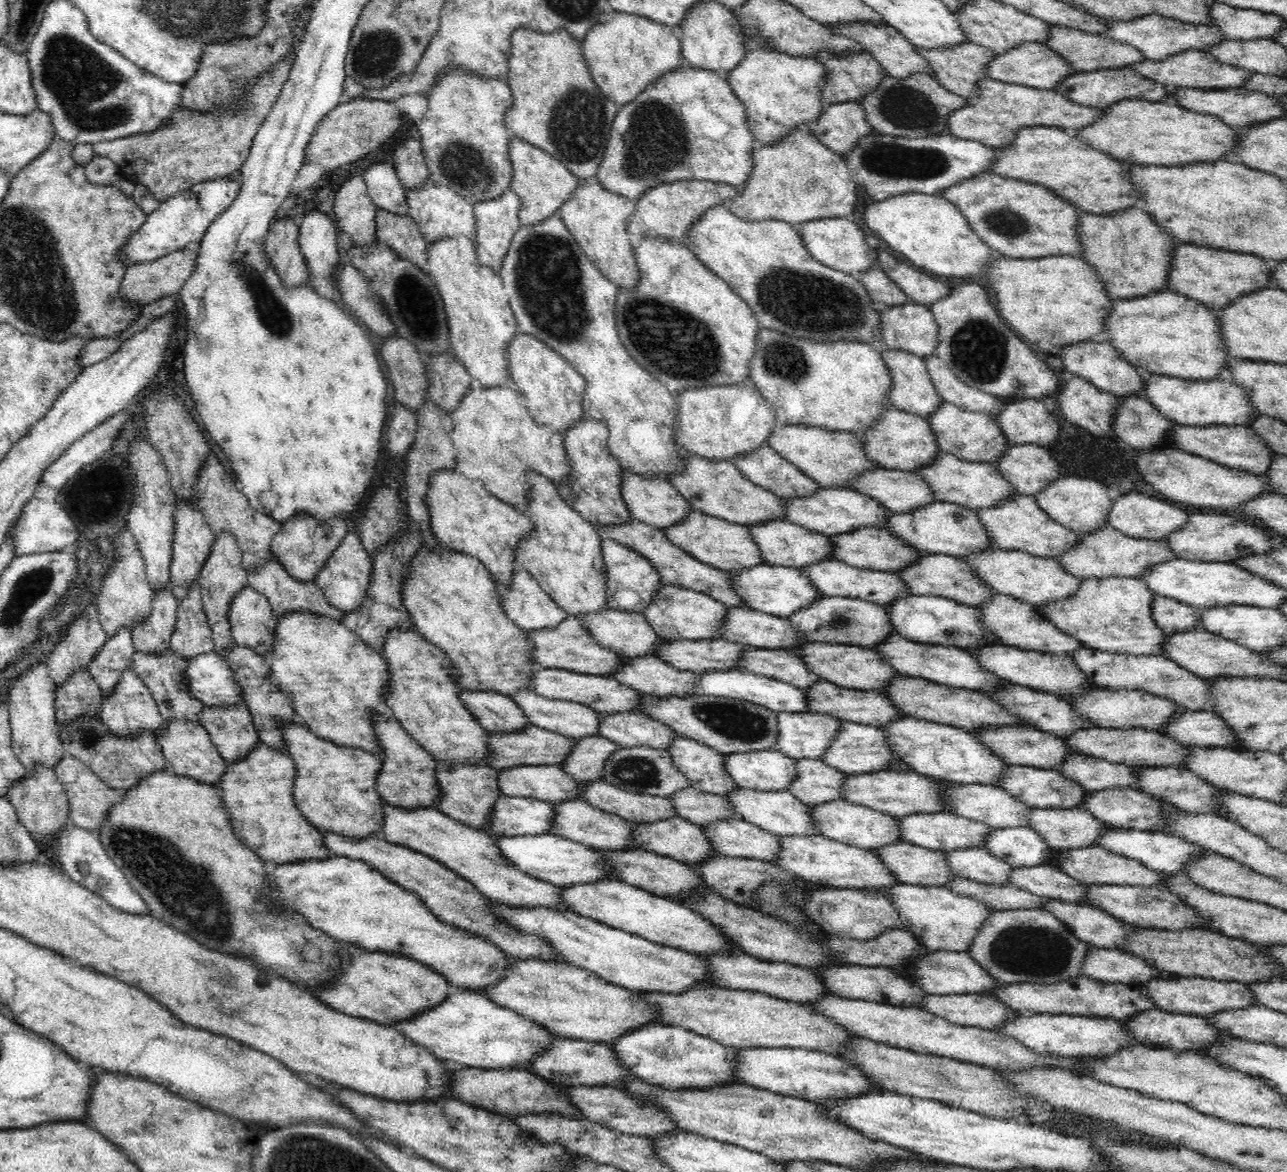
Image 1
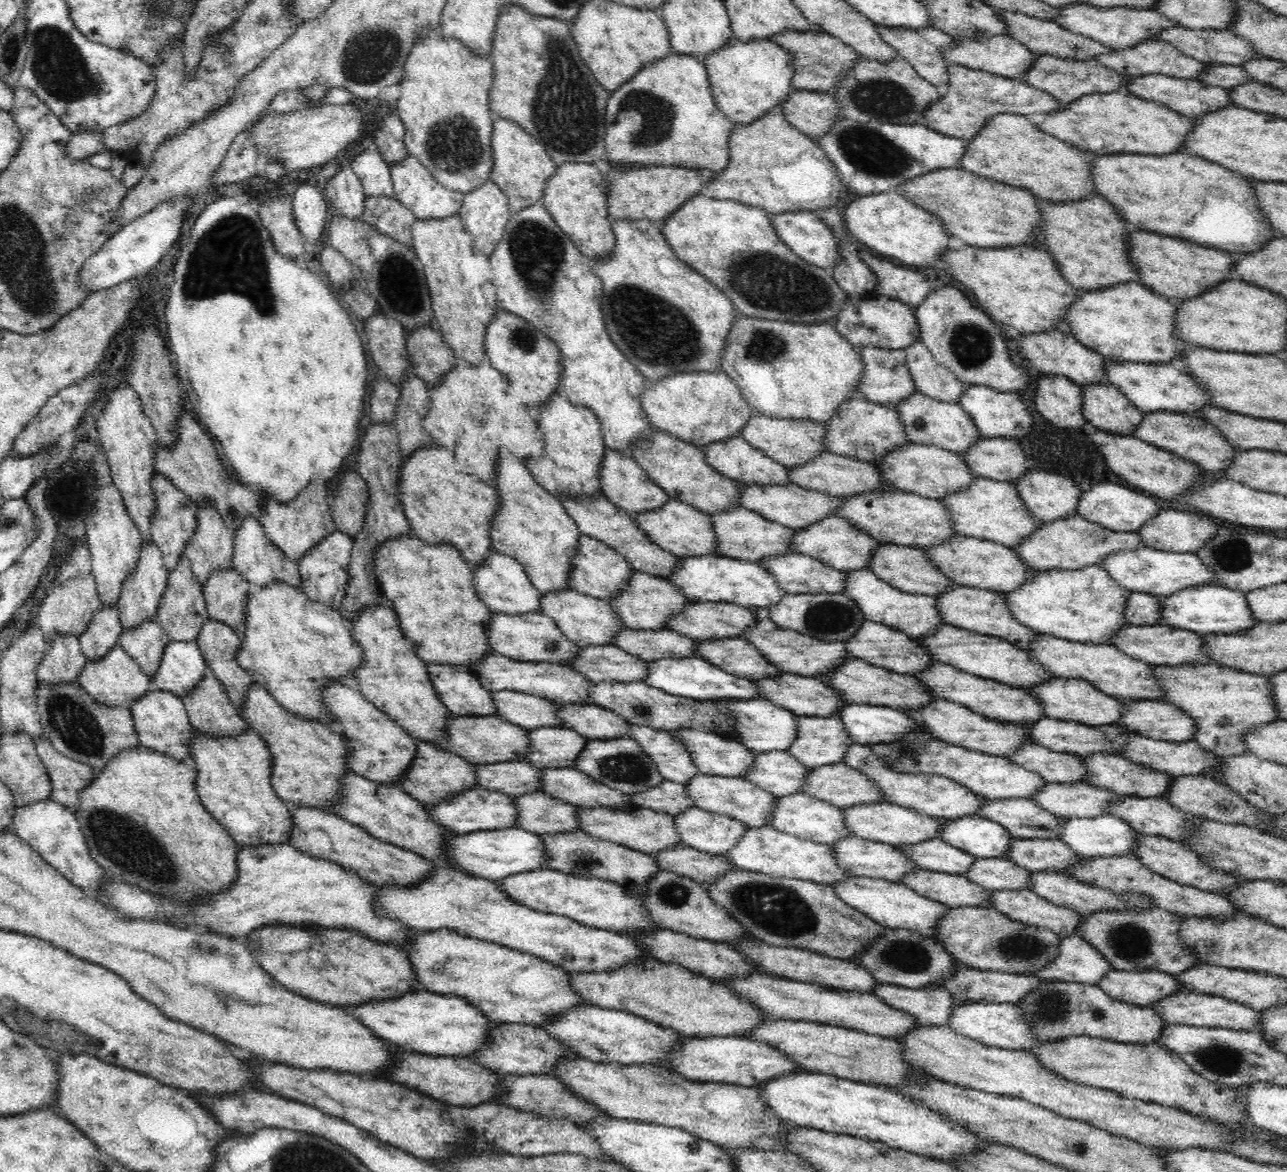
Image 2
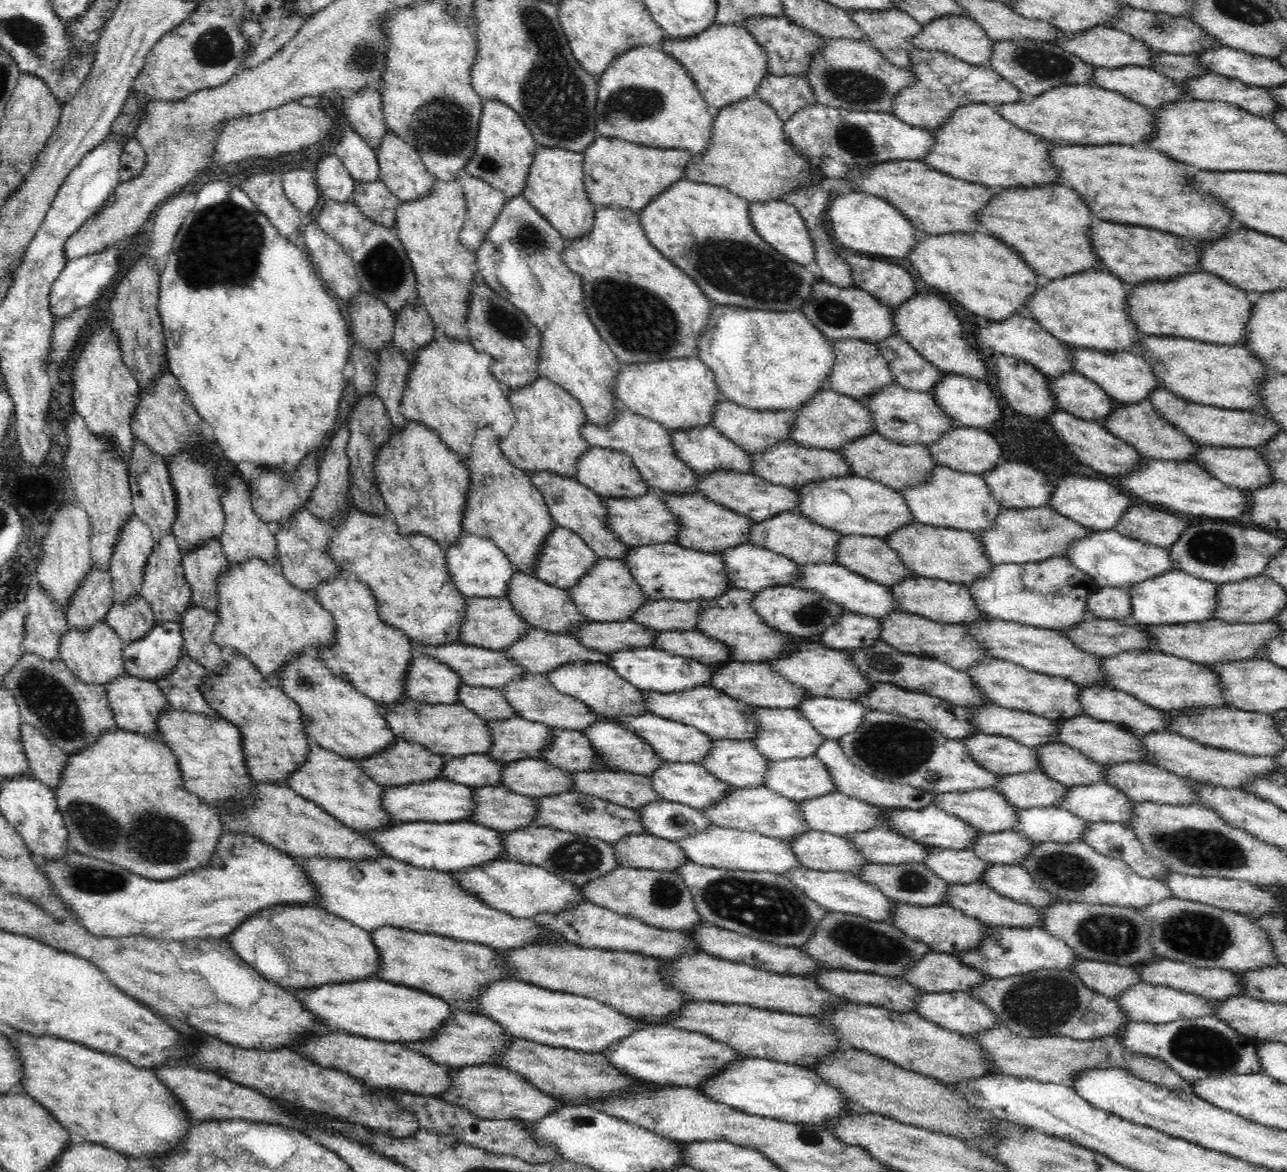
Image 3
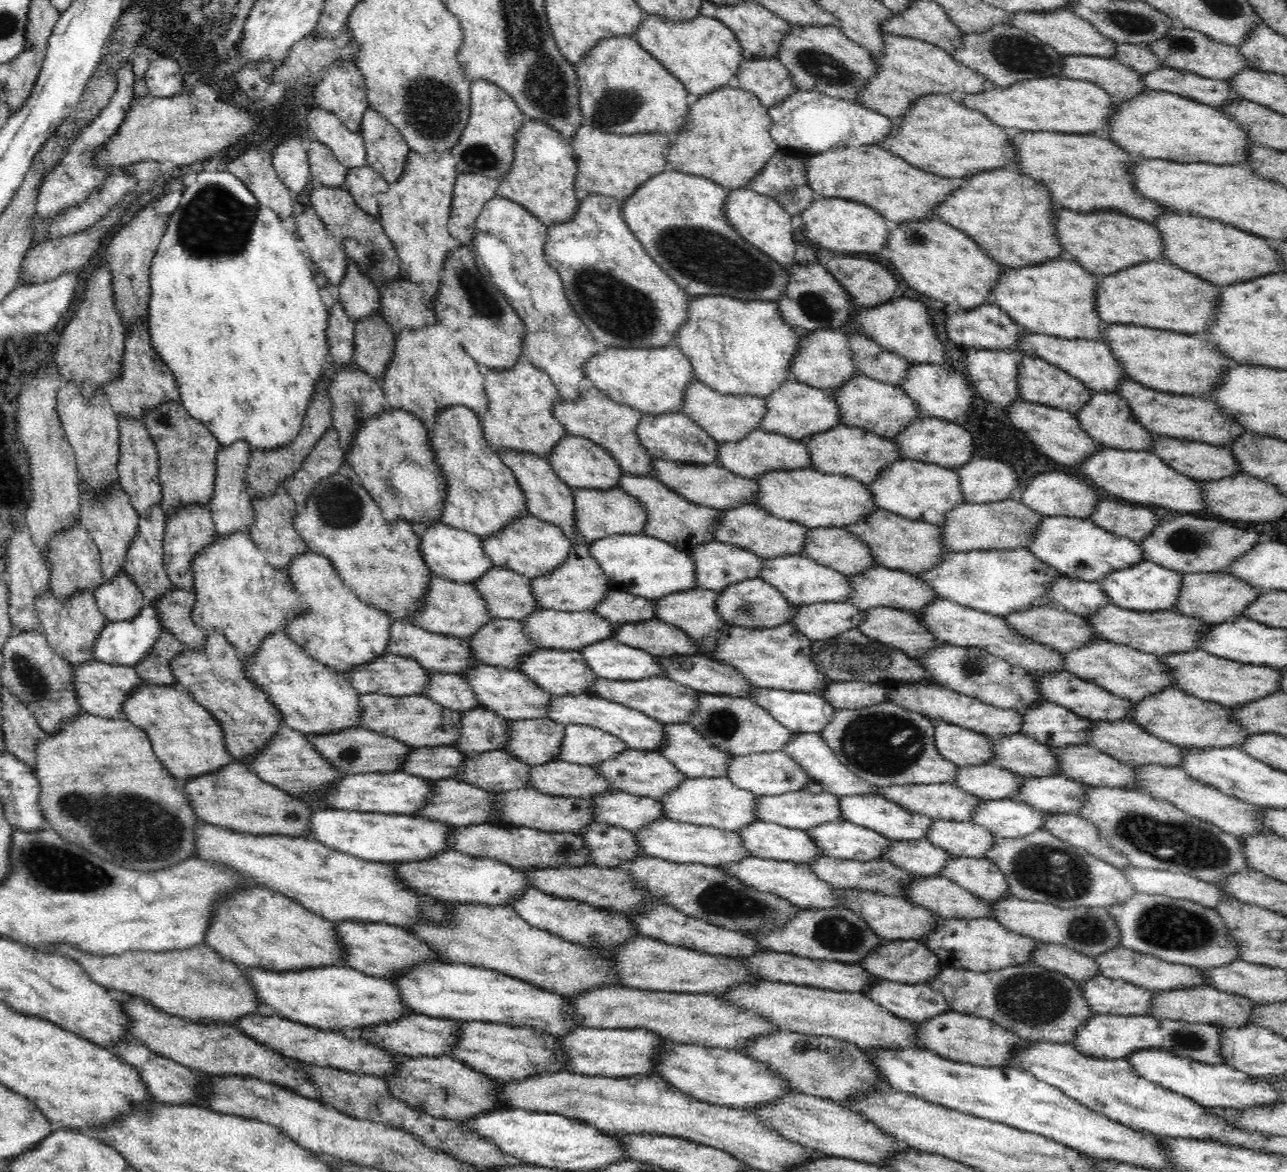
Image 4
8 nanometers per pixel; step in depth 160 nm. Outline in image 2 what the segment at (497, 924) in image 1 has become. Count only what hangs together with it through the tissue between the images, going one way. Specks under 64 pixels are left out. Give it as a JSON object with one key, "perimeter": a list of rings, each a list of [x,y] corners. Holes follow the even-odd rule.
{"perimeter":[[[308,805],[290,806],[290,809],[293,827],[289,834],[289,846],[310,857],[338,863],[342,869],[374,886],[412,886],[424,882],[436,868],[432,861],[402,847],[381,842],[362,827],[332,811]]]}

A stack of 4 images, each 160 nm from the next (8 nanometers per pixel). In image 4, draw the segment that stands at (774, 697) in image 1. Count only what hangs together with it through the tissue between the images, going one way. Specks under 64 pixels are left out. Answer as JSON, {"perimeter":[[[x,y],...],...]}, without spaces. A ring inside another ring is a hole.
{"perimeter":[[[613,639],[594,642],[579,651],[598,677],[637,681],[652,675],[663,676],[658,658]]]}

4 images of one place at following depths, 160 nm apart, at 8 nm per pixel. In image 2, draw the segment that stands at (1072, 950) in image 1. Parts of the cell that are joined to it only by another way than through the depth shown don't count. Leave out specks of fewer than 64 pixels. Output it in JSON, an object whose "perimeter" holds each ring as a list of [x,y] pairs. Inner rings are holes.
{"perimeter":[[[974,906],[952,908],[942,922],[938,922],[934,936],[959,964],[1018,975],[1034,974],[1057,959],[1061,938],[1062,935],[1047,928],[1026,926],[989,907]]]}

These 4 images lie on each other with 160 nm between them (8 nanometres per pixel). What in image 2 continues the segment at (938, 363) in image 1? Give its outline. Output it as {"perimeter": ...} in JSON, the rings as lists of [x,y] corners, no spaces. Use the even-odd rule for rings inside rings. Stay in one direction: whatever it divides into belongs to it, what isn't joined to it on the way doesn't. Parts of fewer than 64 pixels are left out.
{"perimeter":[[[922,341],[904,349],[916,391],[942,402],[958,402],[968,385],[942,367]]]}

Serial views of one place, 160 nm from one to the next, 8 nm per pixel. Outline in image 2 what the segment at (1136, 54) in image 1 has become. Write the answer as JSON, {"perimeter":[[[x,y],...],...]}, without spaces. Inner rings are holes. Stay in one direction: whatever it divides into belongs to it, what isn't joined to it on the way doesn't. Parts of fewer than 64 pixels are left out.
{"perimeter":[[[999,9],[1000,17],[1006,23],[1006,35],[1014,40],[1020,41],[1028,50],[1036,55],[1054,55],[1065,59],[1088,60],[1094,59],[1099,54],[1113,51],[1110,46],[1106,46],[1094,39],[1074,34],[1064,27],[1060,27],[1056,22],[1044,21],[1038,18],[1031,18],[1026,14],[1018,14],[1014,11]]]}

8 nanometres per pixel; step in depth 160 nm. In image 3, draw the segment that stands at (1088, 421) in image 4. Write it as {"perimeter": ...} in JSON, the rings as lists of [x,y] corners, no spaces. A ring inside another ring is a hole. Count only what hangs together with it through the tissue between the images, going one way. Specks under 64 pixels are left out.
{"perimeter":[[[1148,400],[1134,402],[1134,404],[1119,404],[1114,412],[1110,413],[1105,420],[1100,421],[1100,424],[1108,430],[1108,433],[1120,438],[1150,459],[1193,462],[1197,457],[1195,452],[1200,448],[1197,442],[1186,437],[1182,431],[1178,431],[1170,423],[1166,423],[1165,418],[1154,411],[1152,402]]]}

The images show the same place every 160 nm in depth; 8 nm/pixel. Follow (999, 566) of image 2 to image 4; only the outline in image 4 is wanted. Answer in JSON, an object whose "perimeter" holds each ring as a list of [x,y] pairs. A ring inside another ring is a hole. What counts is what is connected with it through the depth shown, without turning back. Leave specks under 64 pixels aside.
{"perimeter":[[[885,509],[868,514],[866,518],[845,526],[845,529],[850,534],[861,538],[869,546],[870,554],[878,565],[889,569],[900,569],[910,574],[918,574],[931,569],[941,561],[945,554],[950,552],[945,549],[943,540],[941,540],[939,525],[903,518]]]}

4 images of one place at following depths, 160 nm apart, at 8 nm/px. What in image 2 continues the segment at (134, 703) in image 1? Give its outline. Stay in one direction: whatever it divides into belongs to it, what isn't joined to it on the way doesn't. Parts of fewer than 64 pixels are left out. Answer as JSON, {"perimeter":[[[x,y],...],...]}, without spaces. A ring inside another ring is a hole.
{"perimeter":[[[114,646],[101,659],[92,661],[86,659],[85,669],[79,676],[80,684],[86,692],[102,705],[108,707],[126,707],[131,710],[133,702],[152,690],[150,679],[144,673],[140,665],[122,649],[122,646]]]}

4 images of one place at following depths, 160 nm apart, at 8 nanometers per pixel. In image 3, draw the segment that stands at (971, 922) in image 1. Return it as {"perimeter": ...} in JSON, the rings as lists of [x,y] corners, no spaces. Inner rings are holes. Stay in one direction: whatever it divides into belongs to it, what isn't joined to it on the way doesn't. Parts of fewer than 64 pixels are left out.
{"perimeter":[[[806,867],[790,870],[781,876],[794,883],[796,889],[809,896],[810,900],[818,902],[826,911],[854,914],[872,922],[887,922],[894,916],[894,908],[900,905],[898,901],[888,898],[874,884],[862,881],[852,873],[824,872]]]}

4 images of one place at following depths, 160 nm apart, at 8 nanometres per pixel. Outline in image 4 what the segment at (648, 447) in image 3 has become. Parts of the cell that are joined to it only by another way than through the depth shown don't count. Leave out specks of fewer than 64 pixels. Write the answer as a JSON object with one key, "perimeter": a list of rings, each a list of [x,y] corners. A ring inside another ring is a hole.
{"perimeter":[[[588,383],[586,390],[578,400],[565,400],[554,404],[554,418],[558,419],[566,431],[573,436],[586,438],[596,445],[607,450],[621,466],[627,475],[647,476],[653,478],[651,462],[654,456],[648,454],[640,443],[640,437],[636,435],[637,422],[641,419],[642,413],[630,406],[620,405],[598,391],[594,384]]]}

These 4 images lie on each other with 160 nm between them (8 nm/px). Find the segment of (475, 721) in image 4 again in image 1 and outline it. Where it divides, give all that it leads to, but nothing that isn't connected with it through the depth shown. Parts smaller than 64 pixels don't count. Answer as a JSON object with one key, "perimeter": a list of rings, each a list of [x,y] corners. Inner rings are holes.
{"perimeter":[[[598,735],[577,739],[561,764],[562,770],[580,783],[603,780],[603,764],[620,746]]]}

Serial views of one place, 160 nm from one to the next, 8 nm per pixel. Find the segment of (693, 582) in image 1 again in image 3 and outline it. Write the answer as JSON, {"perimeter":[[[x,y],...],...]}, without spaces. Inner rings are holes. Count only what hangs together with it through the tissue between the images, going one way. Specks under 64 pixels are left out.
{"perimeter":[[[534,471],[527,474],[533,485],[541,492],[550,515],[556,526],[574,531],[599,556],[600,559],[621,558],[632,548],[625,542],[620,542],[607,527],[605,518],[608,515],[604,500],[593,490],[574,478],[562,477],[546,471]]]}

